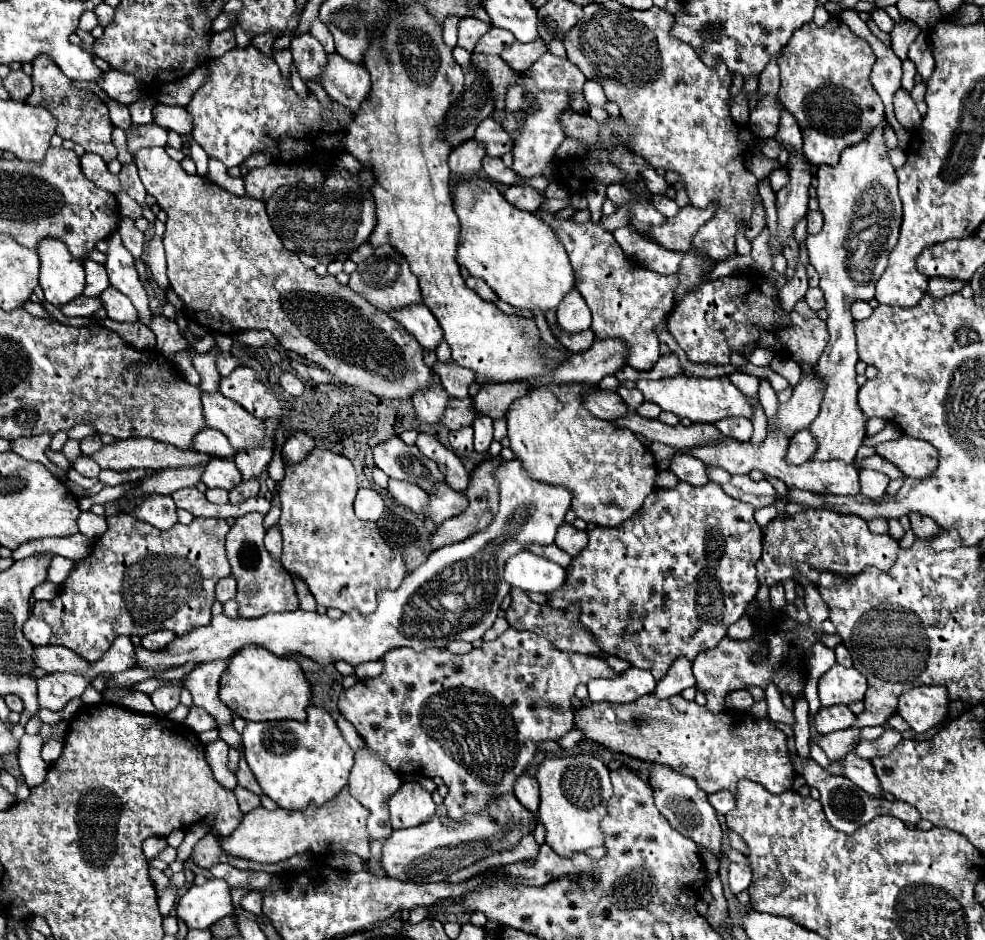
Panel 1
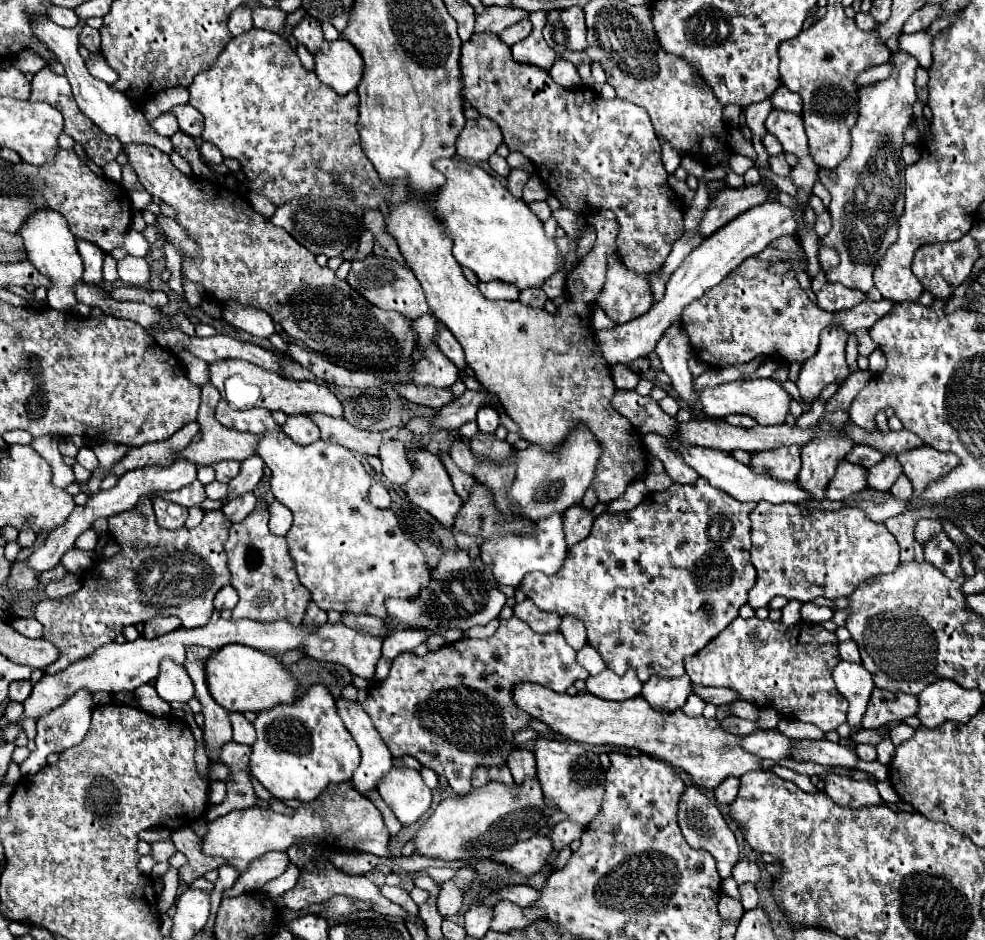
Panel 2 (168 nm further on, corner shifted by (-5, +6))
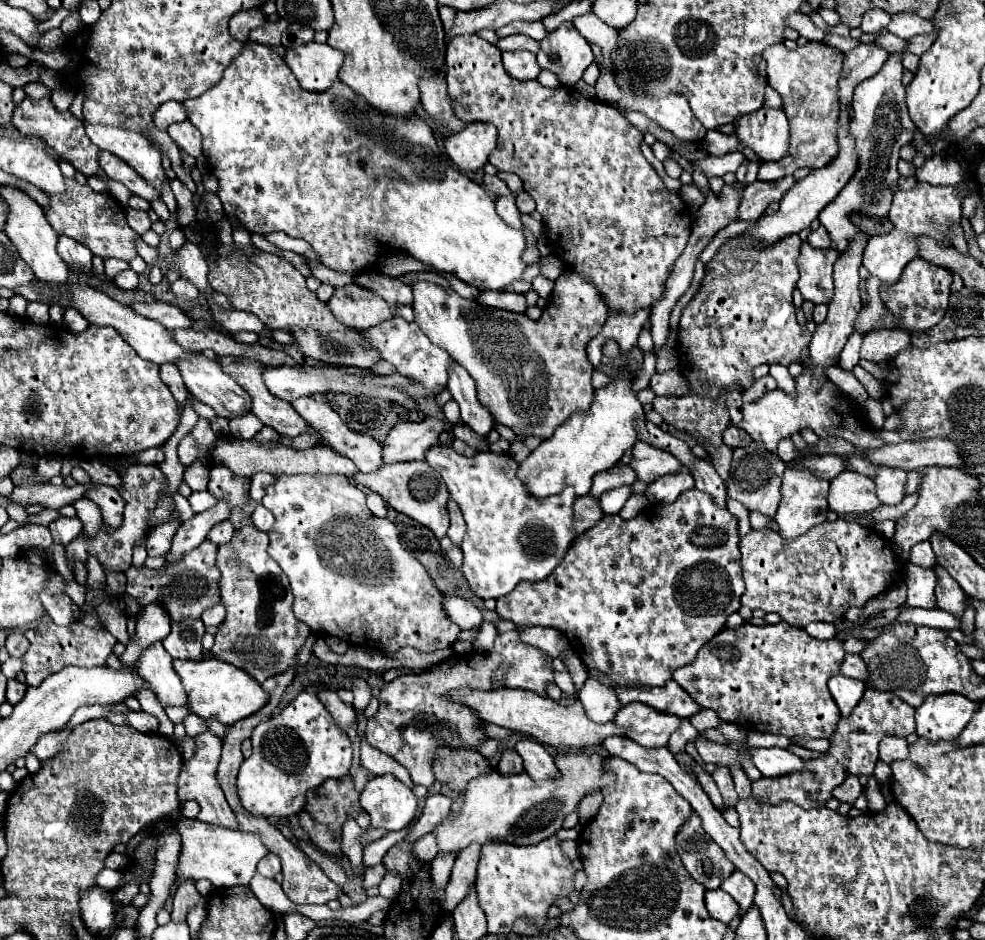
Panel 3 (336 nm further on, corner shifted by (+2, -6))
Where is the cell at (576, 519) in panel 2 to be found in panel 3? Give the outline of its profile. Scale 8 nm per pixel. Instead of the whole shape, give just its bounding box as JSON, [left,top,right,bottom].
[573,493,603,535]

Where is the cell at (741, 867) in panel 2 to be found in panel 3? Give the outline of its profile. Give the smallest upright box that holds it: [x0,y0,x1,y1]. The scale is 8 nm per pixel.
[721,871,753,911]

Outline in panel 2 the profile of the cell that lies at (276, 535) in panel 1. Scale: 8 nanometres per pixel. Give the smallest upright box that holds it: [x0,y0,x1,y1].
[268,501,292,537]

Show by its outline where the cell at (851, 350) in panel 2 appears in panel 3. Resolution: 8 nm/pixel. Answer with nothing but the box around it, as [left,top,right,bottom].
[861,329,909,363]

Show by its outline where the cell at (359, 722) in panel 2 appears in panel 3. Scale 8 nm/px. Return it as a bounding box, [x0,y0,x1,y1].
[317,691,355,729]

